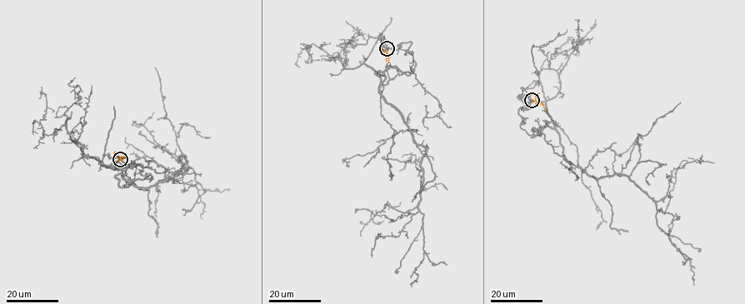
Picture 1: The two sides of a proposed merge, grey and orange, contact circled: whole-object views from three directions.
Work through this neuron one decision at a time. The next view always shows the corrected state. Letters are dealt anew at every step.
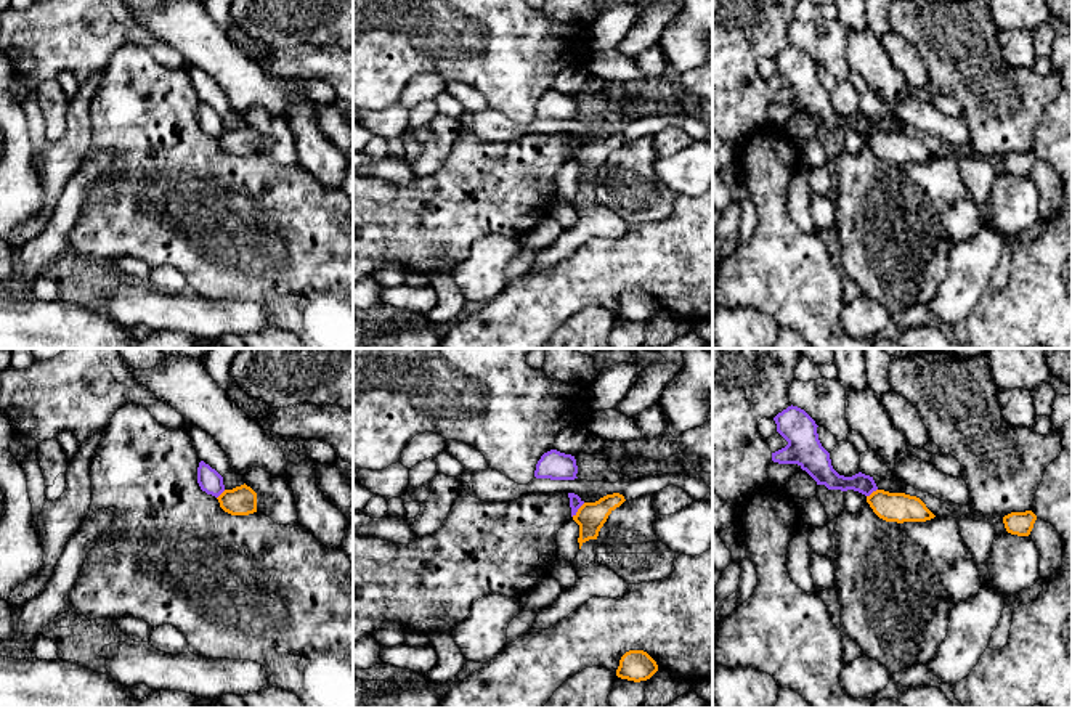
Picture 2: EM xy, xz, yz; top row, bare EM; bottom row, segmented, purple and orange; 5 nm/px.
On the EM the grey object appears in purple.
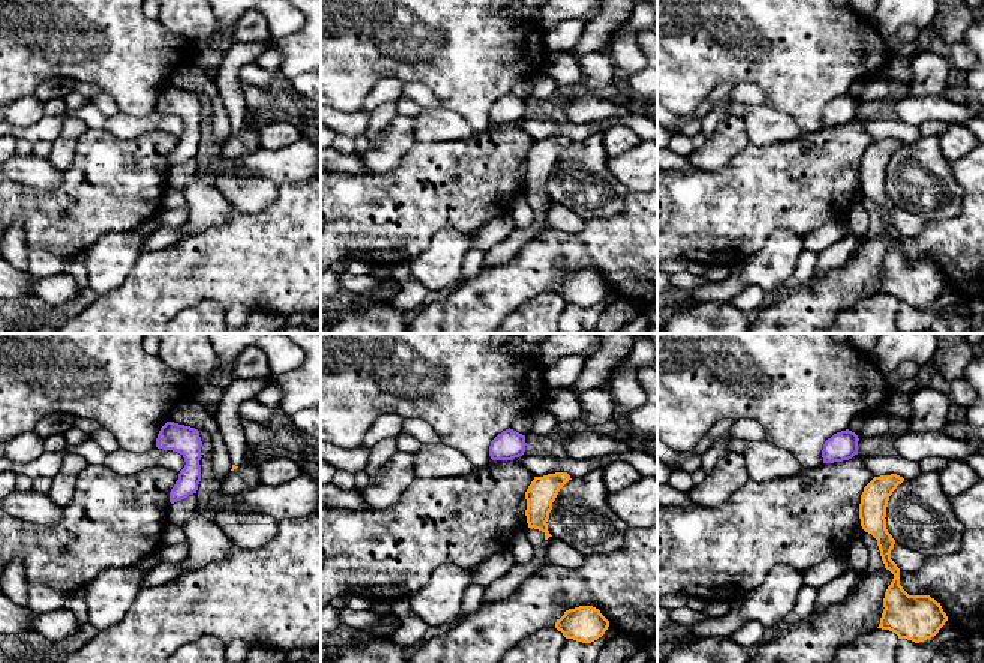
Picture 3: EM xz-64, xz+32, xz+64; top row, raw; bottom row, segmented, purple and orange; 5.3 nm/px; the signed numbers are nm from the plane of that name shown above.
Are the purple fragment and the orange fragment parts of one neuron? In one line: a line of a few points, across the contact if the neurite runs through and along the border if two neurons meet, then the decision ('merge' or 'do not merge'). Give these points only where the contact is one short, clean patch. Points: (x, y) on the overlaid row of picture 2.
line xz (584, 503), (572, 516); do not merge

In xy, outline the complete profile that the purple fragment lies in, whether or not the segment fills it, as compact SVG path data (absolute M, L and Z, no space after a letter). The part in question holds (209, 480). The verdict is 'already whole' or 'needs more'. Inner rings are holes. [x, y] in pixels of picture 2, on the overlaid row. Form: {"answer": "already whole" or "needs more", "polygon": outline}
{"answer": "already whole", "polygon": "M204 461L197 467L197 483L202 491L215 498L225 491L223 477Z"}

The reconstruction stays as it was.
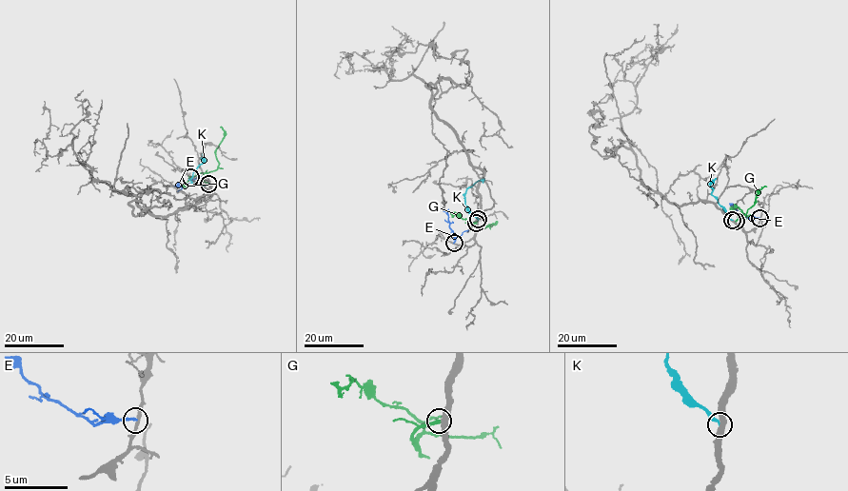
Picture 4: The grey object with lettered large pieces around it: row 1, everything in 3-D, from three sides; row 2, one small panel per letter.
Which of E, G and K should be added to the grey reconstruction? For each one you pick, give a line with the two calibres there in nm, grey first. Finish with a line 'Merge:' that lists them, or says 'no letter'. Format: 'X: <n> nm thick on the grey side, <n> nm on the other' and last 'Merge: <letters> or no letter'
G: 400 nm thick on the grey side, 280 nm on the other
Merge: G

